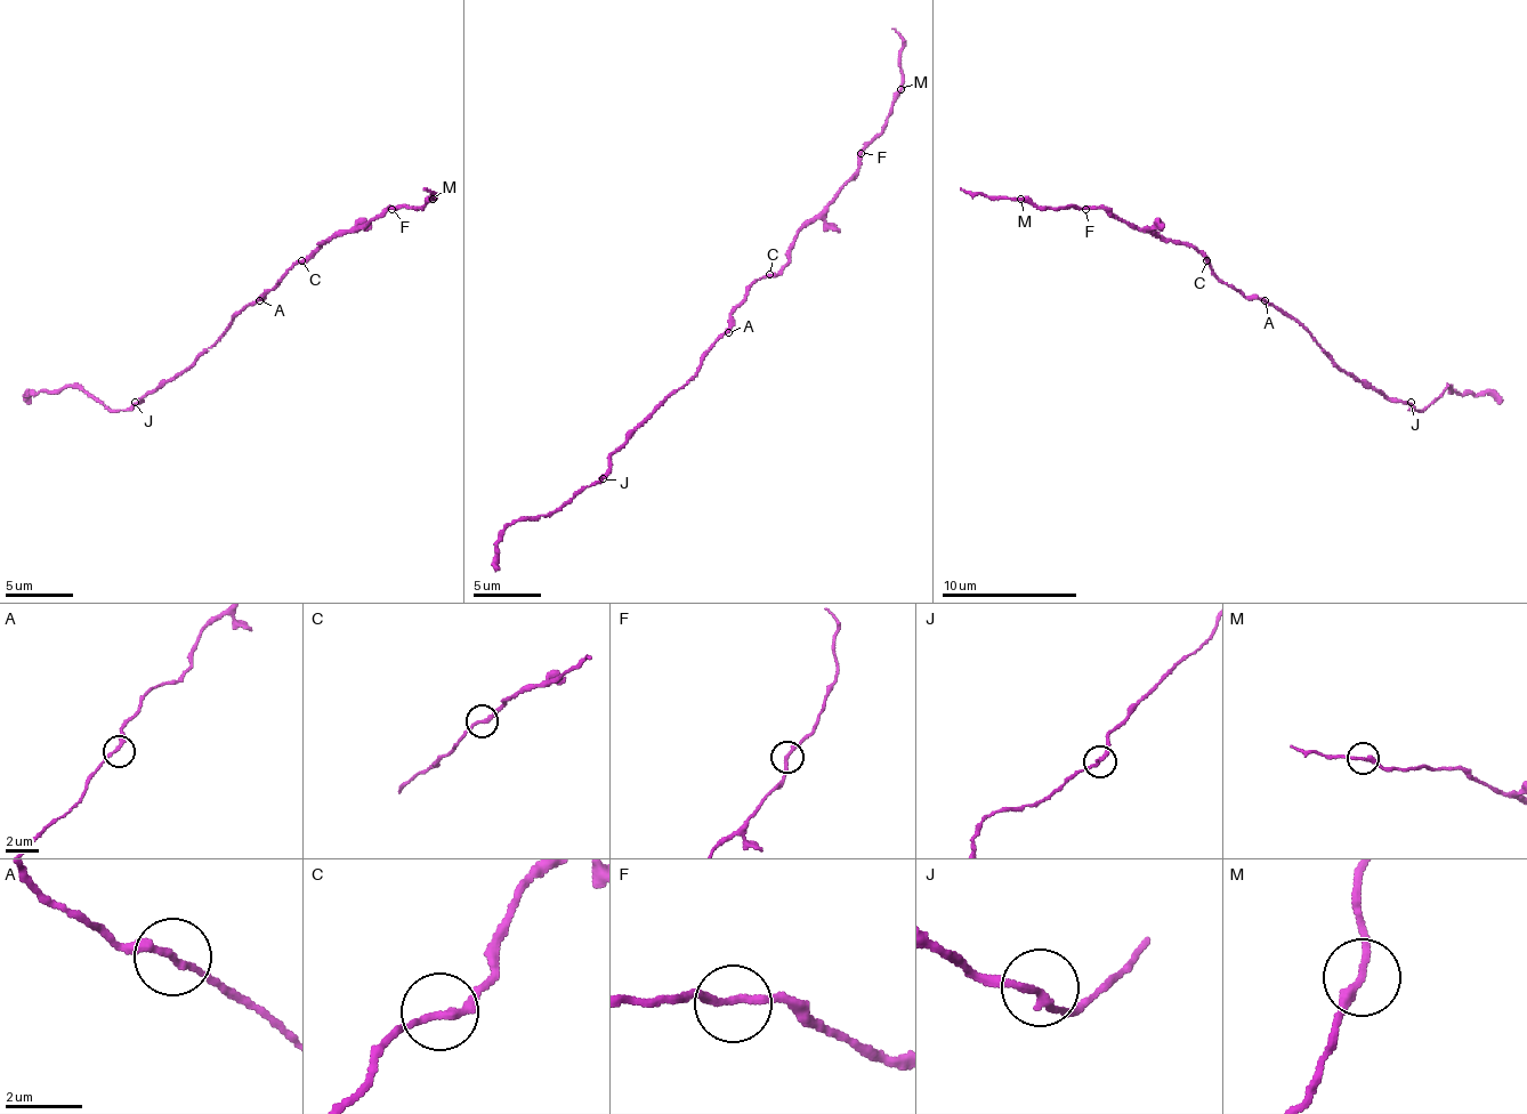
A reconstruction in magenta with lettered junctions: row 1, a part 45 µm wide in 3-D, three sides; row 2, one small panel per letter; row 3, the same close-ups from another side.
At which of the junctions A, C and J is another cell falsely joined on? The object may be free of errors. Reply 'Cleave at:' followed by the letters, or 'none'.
Cleave at: none

